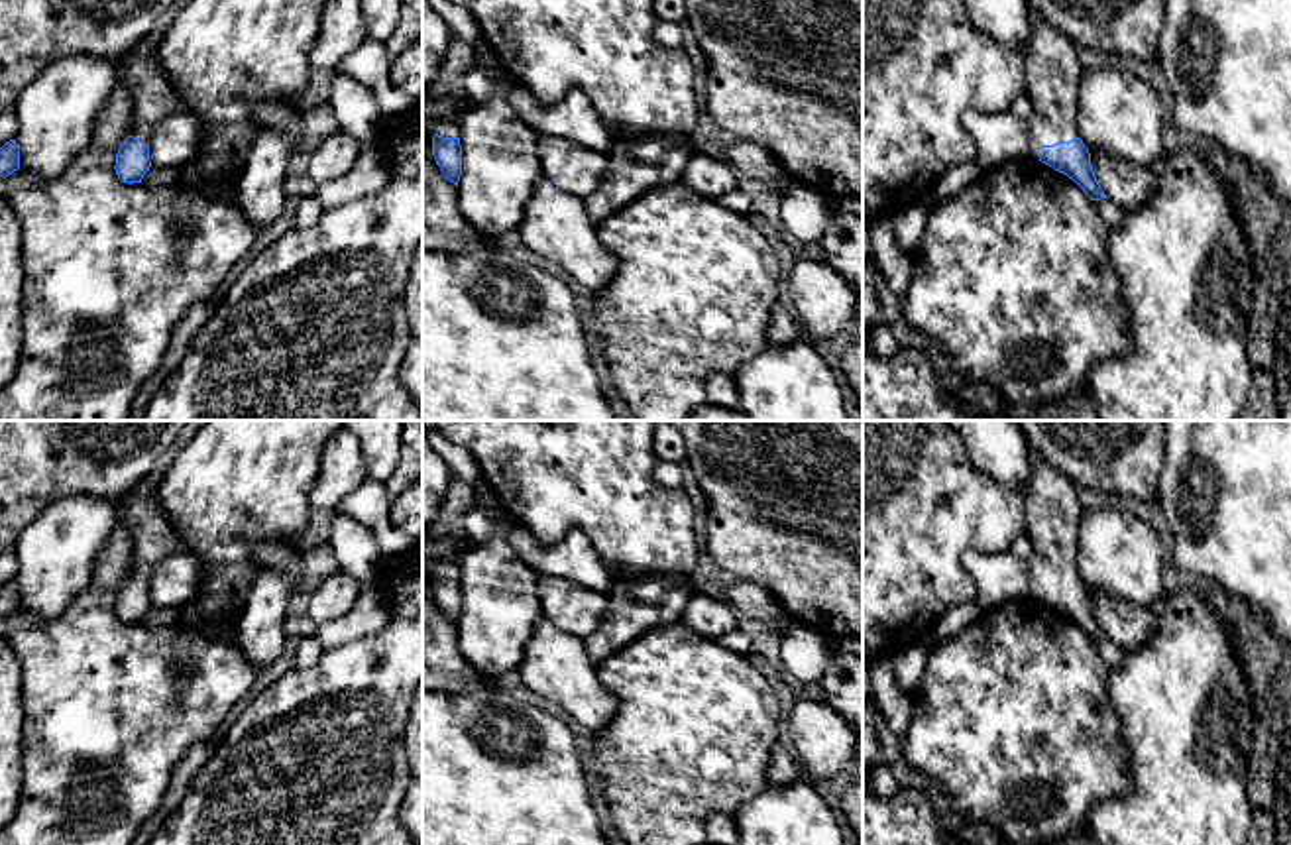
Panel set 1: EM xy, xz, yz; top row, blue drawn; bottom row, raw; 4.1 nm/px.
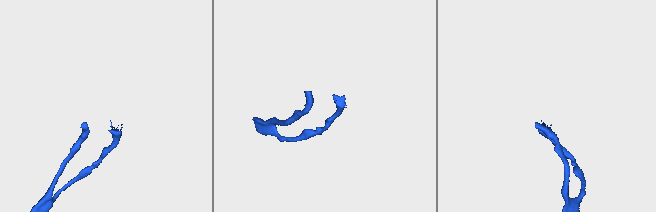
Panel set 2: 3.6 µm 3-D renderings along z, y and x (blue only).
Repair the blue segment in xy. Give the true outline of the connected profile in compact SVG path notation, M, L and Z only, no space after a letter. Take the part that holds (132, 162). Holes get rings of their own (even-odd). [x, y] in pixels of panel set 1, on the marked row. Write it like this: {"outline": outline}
{"outline": "M138 47L120 63L120 81L134 92L134 128L116 153L116 175L122 183L141 183L149 171L149 134L159 120L183 108L181 94L165 77L157 47Z"}

